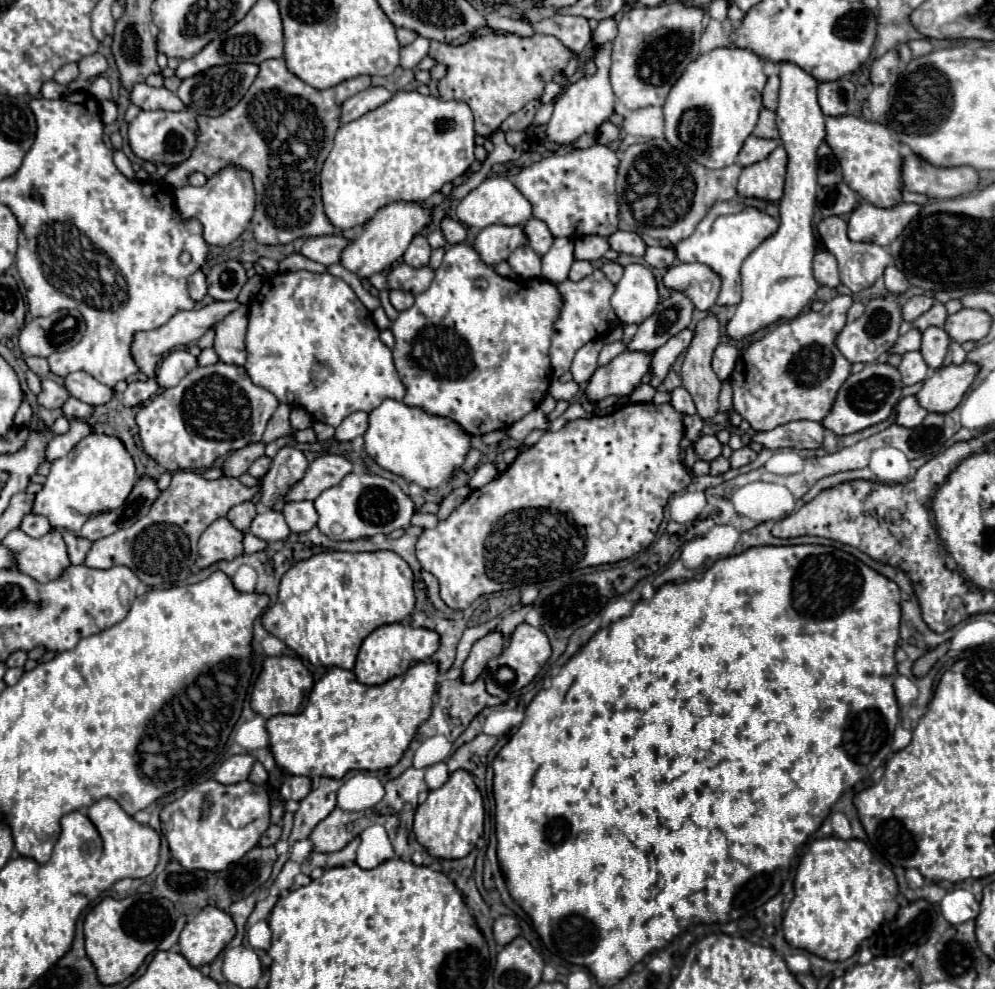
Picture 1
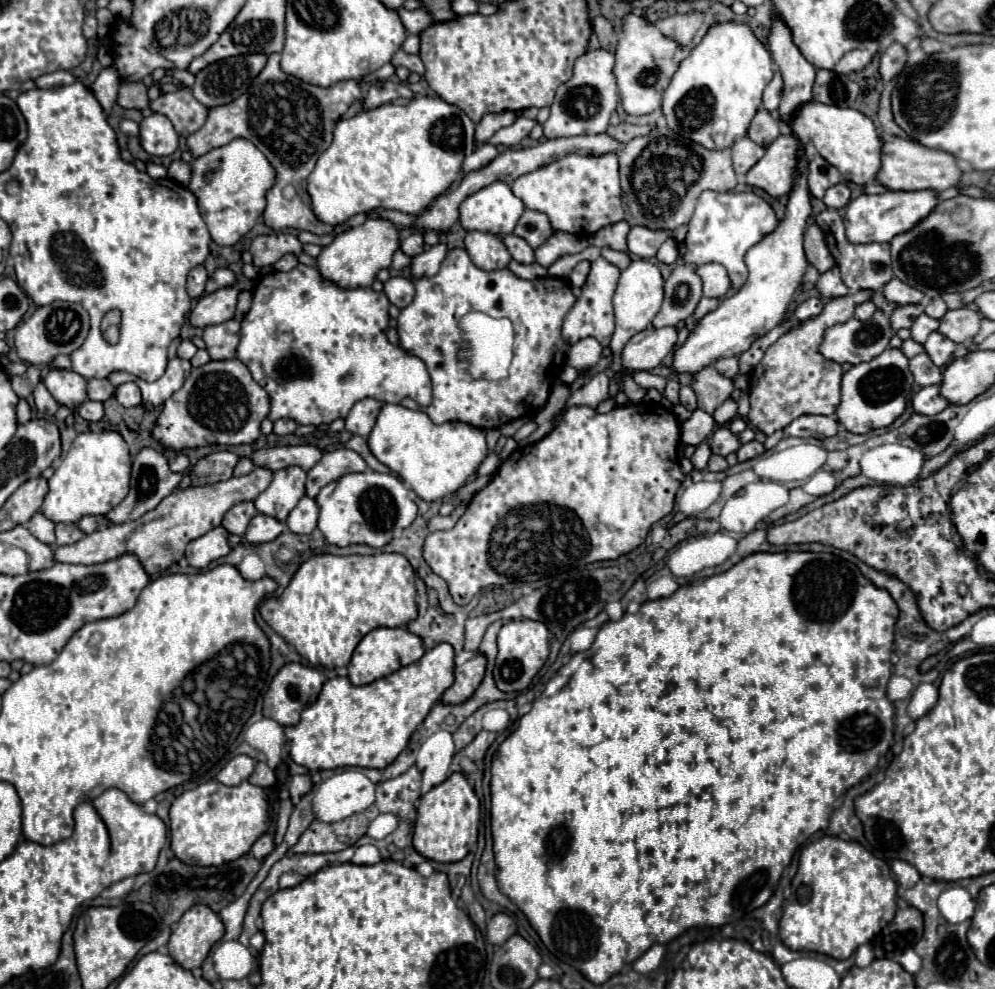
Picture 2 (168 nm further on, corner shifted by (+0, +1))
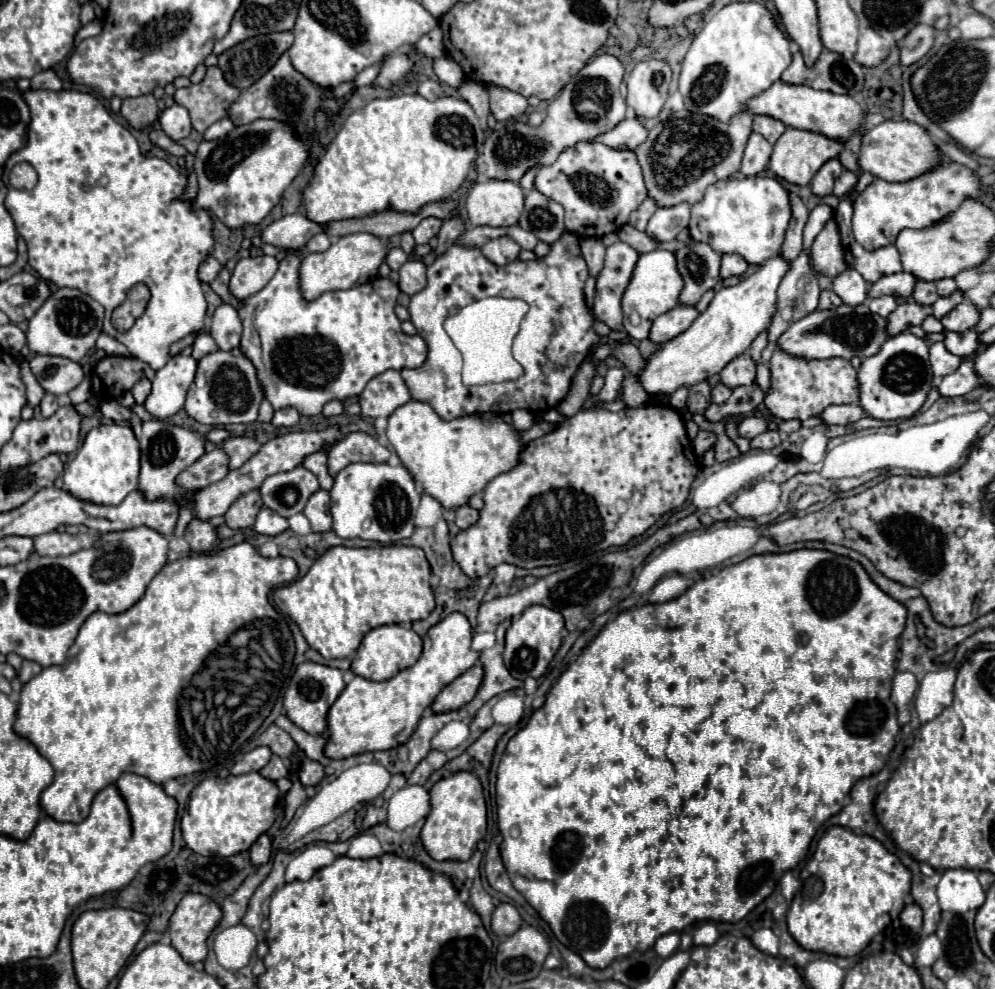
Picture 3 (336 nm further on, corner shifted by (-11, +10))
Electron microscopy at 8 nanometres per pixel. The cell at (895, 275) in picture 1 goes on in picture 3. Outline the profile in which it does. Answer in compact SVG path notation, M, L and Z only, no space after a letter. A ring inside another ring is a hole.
M918 280L916 286L914 286L914 292L912 292L914 300L920 302L920 304L934 304L938 300L938 294L936 294L936 284L934 282L924 282L924 280Z

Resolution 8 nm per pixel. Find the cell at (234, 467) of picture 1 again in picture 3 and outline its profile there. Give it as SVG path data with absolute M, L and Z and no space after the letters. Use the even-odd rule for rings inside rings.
M214 446L204 456L200 456L200 460L196 460L196 464L192 464L190 468L186 468L180 474L178 486L186 488L186 490L200 490L214 482L220 482L230 472L228 462L230 462L230 458L222 450L222 446Z

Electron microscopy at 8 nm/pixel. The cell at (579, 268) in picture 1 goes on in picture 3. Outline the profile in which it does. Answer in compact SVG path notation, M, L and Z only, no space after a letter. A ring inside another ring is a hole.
M580 238L580 250L582 250L582 258L586 260L588 264L588 270L590 270L590 276L598 276L600 268L602 268L602 262L604 262L604 244L600 238Z

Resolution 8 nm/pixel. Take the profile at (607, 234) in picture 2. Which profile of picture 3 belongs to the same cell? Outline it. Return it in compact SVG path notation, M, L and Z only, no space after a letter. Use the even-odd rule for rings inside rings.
M644 200L632 214L630 214L630 218L628 218L628 224L630 226L634 226L636 230L644 230L646 228L646 224L648 224L648 220L650 220L650 216L656 212L656 204L652 204L652 200Z

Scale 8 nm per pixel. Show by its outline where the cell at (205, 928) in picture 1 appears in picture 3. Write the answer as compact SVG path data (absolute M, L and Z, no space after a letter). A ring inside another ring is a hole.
M186 894L170 918L168 934L180 956L194 964L208 954L208 936L220 924L220 906L204 894Z

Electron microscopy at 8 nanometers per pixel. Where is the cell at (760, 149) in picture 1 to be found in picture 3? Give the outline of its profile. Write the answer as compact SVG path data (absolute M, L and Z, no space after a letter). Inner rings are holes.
M754 132L750 136L750 140L748 140L740 172L744 176L756 176L756 174L760 174L766 168L766 164L770 160L770 154L772 154L772 144L764 136L760 136L760 134Z

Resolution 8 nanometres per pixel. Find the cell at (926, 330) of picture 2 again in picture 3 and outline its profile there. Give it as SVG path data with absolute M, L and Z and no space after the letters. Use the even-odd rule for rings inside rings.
M956 290L952 296L948 296L948 298L938 298L934 304L932 304L932 316L936 318L936 320L942 320L956 304L960 304L964 300L964 296L962 296L962 290Z

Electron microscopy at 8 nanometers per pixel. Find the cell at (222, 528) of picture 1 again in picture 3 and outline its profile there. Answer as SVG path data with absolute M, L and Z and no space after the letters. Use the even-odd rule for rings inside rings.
M190 520L184 538L194 552L212 552L220 540L218 528L210 522L200 520Z

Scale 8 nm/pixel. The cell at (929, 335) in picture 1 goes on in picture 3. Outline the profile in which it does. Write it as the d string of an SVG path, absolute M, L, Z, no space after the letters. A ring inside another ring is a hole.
M944 330L944 346L948 348L948 352L952 352L960 358L970 356L978 348L978 334L974 330L966 330L966 332Z

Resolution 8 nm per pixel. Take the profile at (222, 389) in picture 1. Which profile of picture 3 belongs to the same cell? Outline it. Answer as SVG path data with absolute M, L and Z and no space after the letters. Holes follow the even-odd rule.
M240 348L234 350L218 350L212 356L204 356L198 362L198 370L196 370L196 380L194 386L188 388L188 396L186 396L186 404L184 410L190 418L194 418L200 424L210 424L210 426L228 426L228 424L254 424L258 420L258 408L264 400L264 388L258 380L256 368L252 366L252 362L242 354Z

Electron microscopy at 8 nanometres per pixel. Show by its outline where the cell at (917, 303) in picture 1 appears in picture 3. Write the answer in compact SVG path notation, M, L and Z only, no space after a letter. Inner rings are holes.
M904 302L888 316L888 334L900 334L910 326L920 326L926 316L932 314L932 306L924 306L918 302Z

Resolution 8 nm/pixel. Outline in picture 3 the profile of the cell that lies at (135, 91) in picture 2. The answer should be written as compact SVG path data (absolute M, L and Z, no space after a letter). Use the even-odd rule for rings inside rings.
M152 94L126 98L120 112L134 128L148 128L158 118L158 100Z

